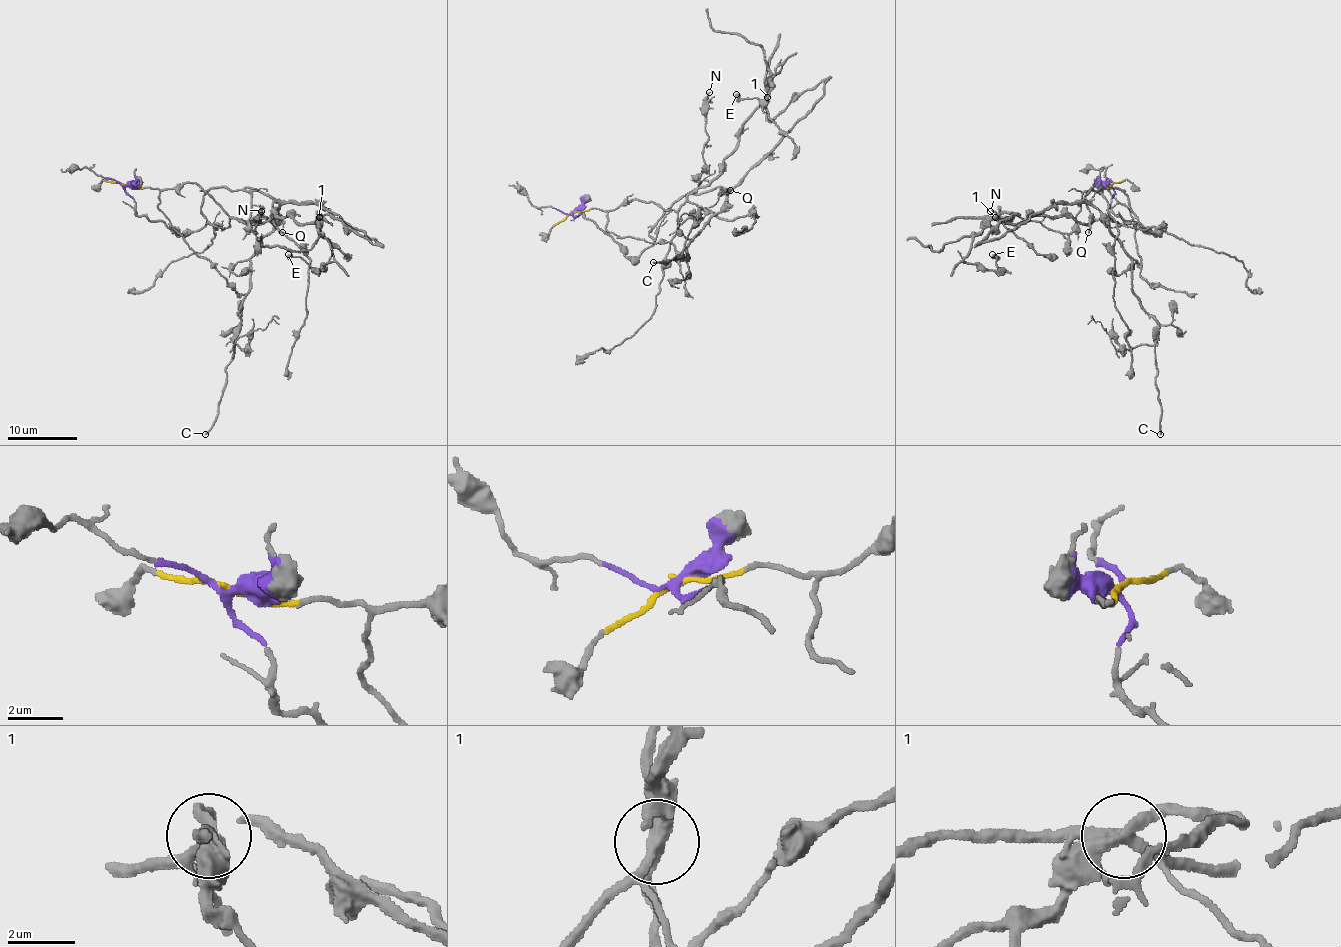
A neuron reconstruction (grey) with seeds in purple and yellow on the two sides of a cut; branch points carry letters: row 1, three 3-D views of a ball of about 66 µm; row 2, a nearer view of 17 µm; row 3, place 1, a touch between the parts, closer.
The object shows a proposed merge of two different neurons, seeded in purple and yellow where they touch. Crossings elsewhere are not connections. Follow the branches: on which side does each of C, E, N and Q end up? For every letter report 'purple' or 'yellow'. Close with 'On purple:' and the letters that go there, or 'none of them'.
C: purple
E: purple
N: purple
Q: purple
On purple: C, E, N, Q

